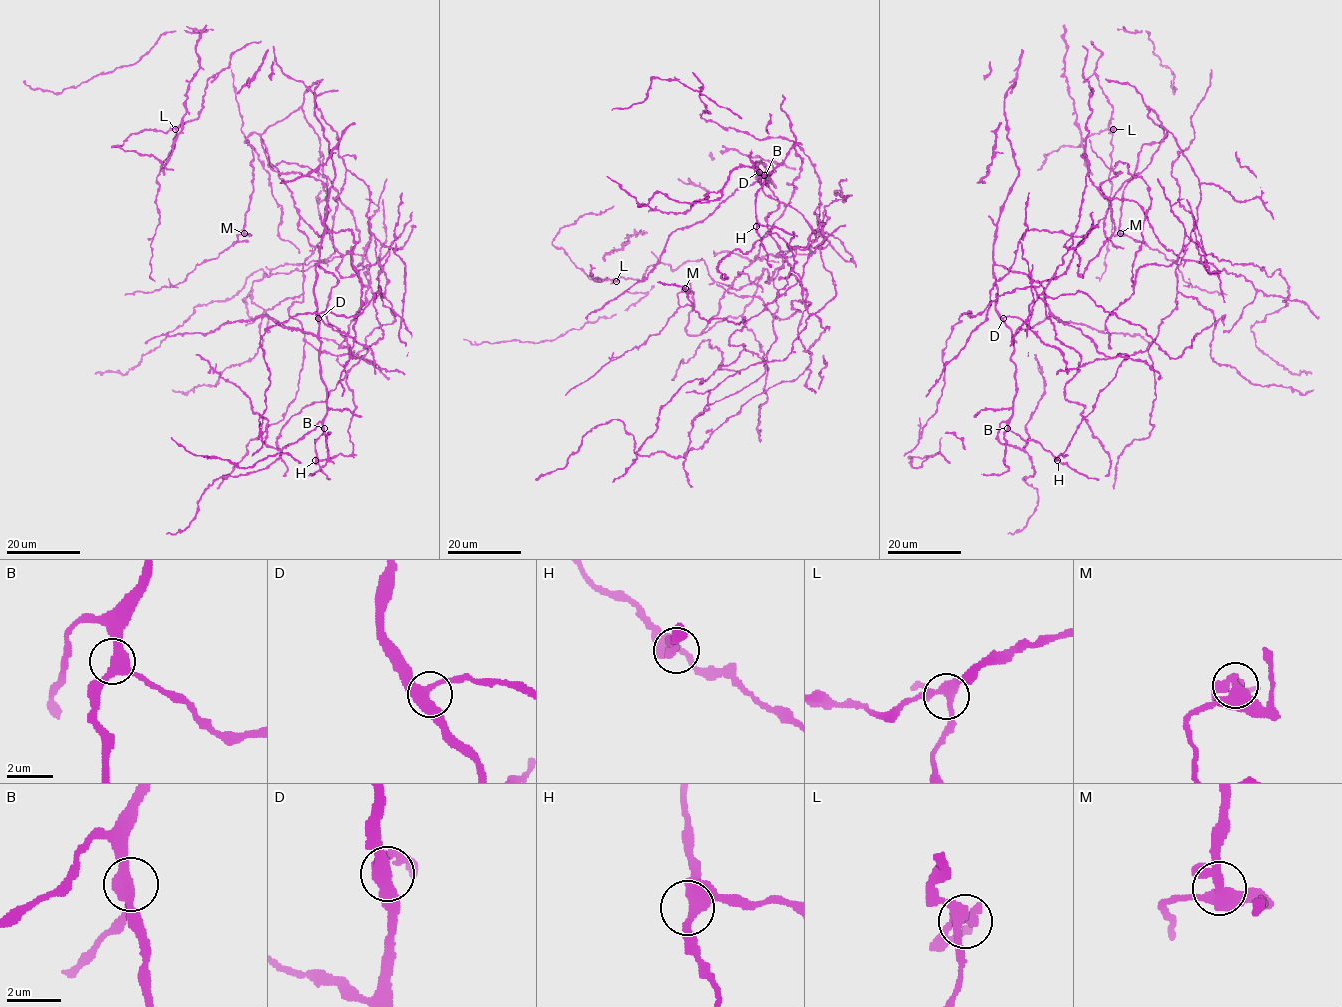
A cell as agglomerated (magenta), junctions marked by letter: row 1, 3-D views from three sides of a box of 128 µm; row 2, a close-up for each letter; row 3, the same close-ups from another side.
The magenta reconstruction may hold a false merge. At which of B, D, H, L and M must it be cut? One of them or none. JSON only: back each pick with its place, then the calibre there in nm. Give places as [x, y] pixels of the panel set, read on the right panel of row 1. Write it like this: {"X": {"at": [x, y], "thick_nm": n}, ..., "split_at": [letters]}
{"M": {"at": [1120, 233], "thick_nm": 400}, "split_at": ["M"]}

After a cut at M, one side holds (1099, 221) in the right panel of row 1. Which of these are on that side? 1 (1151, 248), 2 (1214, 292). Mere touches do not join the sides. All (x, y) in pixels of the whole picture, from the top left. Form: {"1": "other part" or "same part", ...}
{"1": "other part", "2": "other part"}

